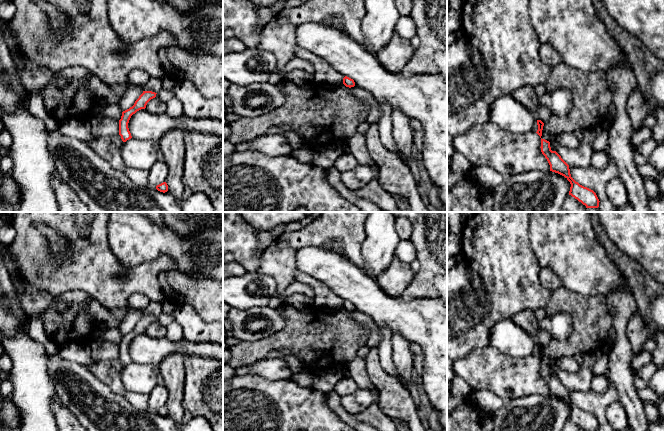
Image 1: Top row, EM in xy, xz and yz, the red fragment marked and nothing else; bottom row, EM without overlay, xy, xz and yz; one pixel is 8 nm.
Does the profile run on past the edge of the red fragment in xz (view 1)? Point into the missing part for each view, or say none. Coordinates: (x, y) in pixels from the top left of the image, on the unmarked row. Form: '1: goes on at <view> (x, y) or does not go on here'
1: does not go on here

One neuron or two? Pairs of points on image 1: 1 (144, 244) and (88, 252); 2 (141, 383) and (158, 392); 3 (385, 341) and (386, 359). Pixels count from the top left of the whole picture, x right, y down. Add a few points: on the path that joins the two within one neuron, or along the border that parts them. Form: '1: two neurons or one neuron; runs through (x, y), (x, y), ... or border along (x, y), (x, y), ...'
1: two neurons; border along (107, 226), (109, 248), (125, 268)
2: two neurons; border along (157, 383), (147, 394)
3: one neuron; runs through (385, 345), (385, 355)

